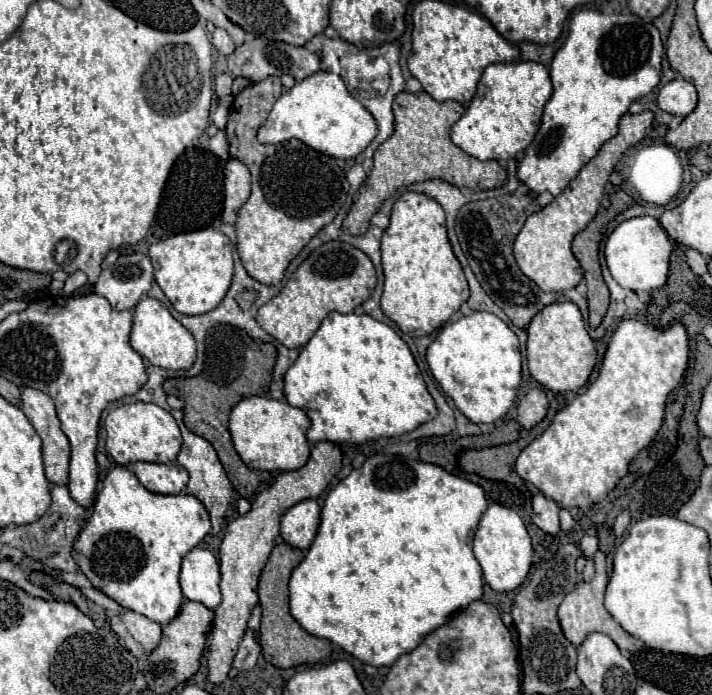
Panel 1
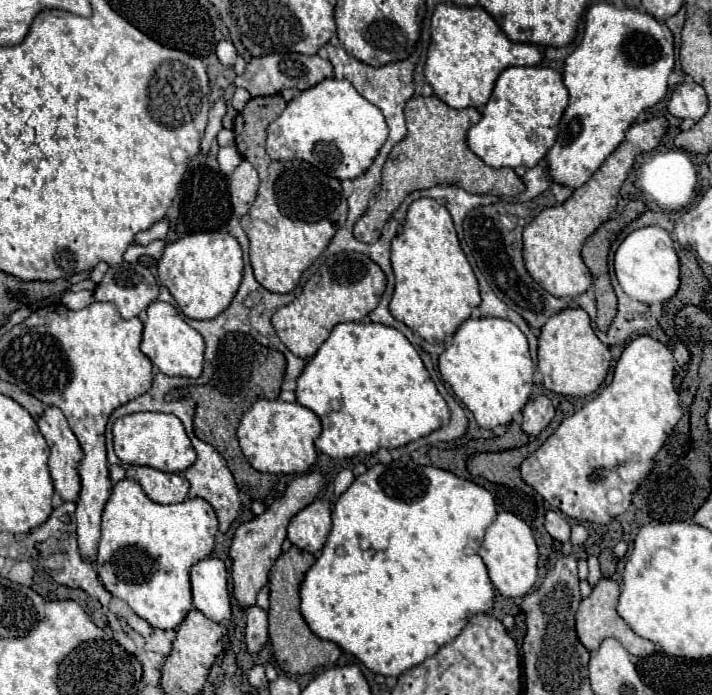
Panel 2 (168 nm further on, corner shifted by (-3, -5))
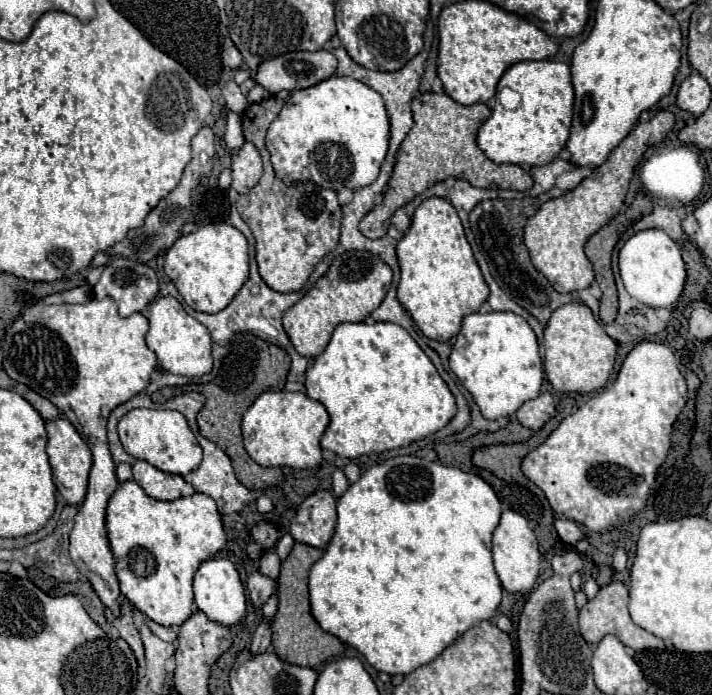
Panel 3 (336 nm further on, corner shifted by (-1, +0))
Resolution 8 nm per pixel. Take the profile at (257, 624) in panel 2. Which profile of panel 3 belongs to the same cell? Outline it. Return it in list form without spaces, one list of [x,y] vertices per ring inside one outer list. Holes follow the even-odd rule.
[[[253,572],[249,578],[247,578],[247,590],[249,590],[249,600],[251,604],[259,610],[275,592],[275,580],[259,574],[259,572]]]

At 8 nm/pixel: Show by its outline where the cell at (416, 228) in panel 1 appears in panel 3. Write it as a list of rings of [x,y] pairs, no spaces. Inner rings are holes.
[[[431,196],[417,206],[411,228],[397,242],[397,260],[401,268],[397,300],[431,340],[447,342],[453,338],[461,328],[463,316],[477,312],[489,296],[489,288],[465,240],[459,216],[443,198]]]

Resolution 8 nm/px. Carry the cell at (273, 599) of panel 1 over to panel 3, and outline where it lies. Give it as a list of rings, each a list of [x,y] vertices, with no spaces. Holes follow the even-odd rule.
[[[295,542],[287,560],[281,562],[281,574],[279,574],[279,580],[277,580],[279,606],[277,606],[277,614],[273,618],[273,624],[271,624],[271,632],[273,632],[275,654],[283,662],[289,662],[289,664],[317,668],[323,662],[327,662],[331,658],[339,658],[345,652],[345,644],[337,636],[323,632],[319,628],[319,624],[315,622],[315,618],[311,616],[311,610],[309,610],[307,576],[309,576],[311,564],[315,564],[321,556],[323,556],[323,550],[301,544],[301,542]]]

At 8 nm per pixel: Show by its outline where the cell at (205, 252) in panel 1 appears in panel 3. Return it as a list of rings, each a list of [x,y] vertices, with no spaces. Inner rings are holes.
[[[217,222],[177,238],[165,254],[165,274],[171,278],[185,304],[199,312],[223,310],[249,278],[249,252],[245,236],[231,224]]]

